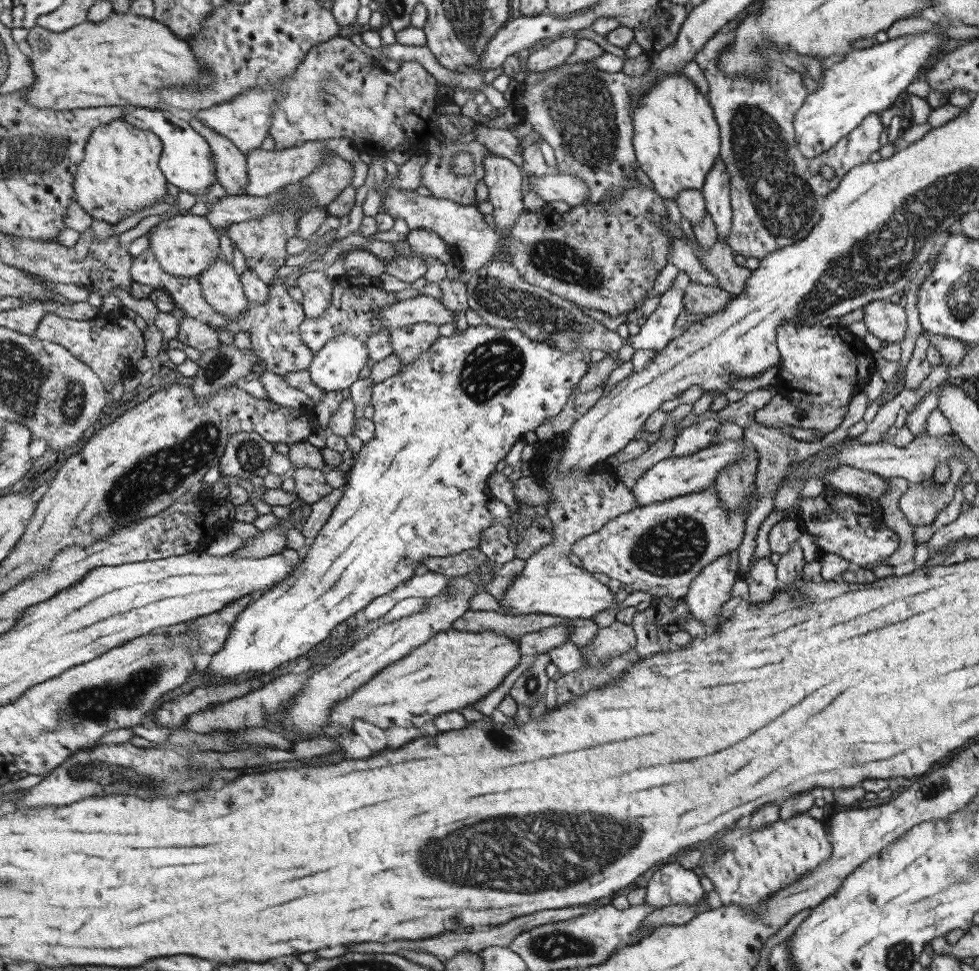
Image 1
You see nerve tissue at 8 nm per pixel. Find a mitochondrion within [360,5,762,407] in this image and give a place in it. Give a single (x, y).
(577, 115)

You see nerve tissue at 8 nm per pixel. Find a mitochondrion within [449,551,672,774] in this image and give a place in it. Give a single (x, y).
(531, 682)

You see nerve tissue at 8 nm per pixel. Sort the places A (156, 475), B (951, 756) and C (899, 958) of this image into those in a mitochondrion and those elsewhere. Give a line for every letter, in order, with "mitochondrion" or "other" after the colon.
A: mitochondrion
B: other
C: mitochondrion

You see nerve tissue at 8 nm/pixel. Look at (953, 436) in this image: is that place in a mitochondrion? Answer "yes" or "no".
no

